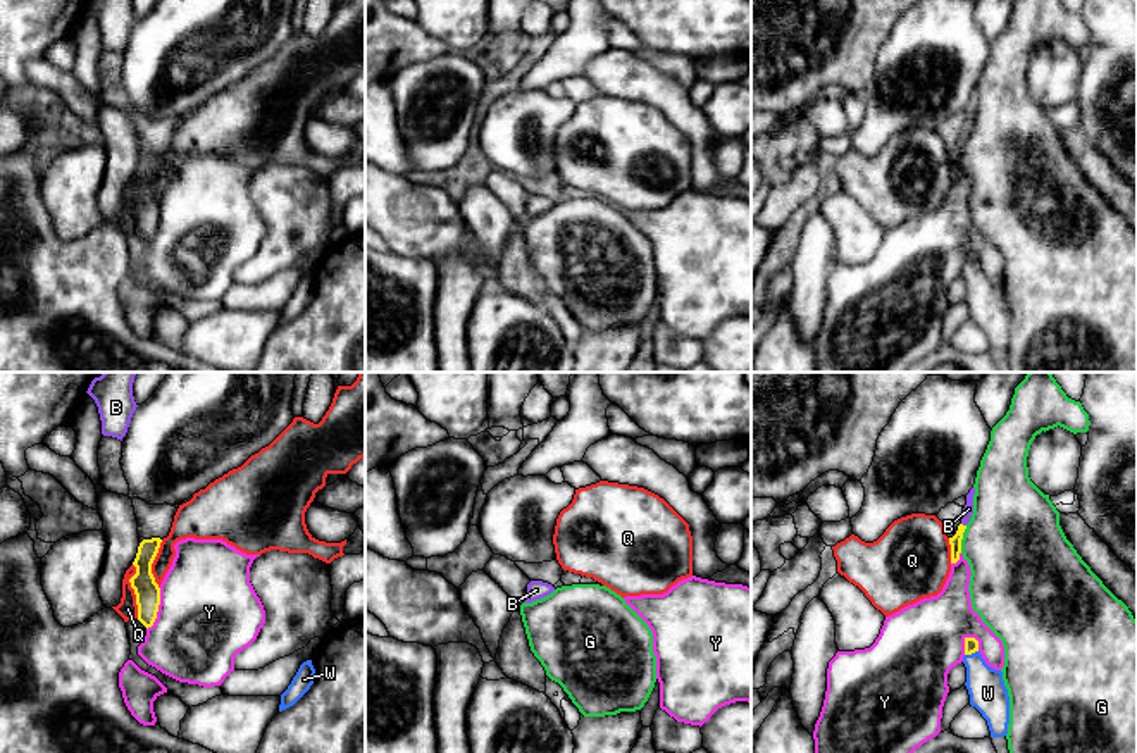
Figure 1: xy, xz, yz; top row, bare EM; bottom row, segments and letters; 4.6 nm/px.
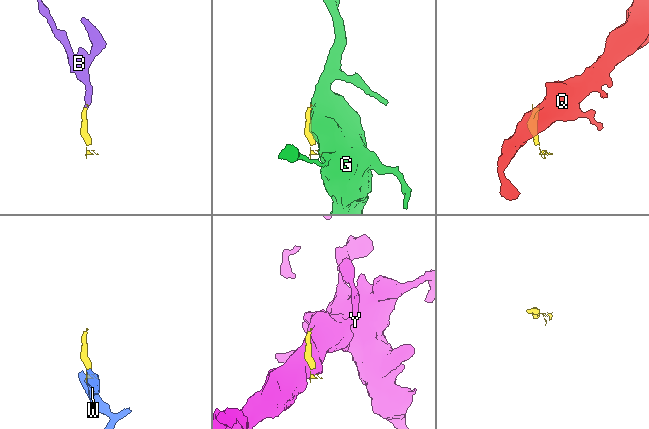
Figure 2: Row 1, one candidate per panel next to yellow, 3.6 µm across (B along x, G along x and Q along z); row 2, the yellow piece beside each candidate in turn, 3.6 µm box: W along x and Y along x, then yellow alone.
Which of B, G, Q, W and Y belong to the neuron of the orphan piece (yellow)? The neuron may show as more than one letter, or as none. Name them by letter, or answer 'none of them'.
B, W

